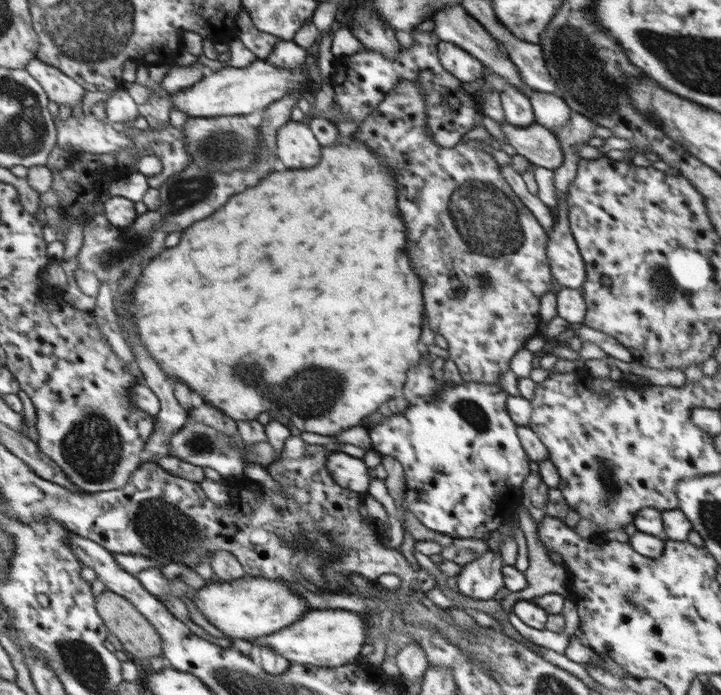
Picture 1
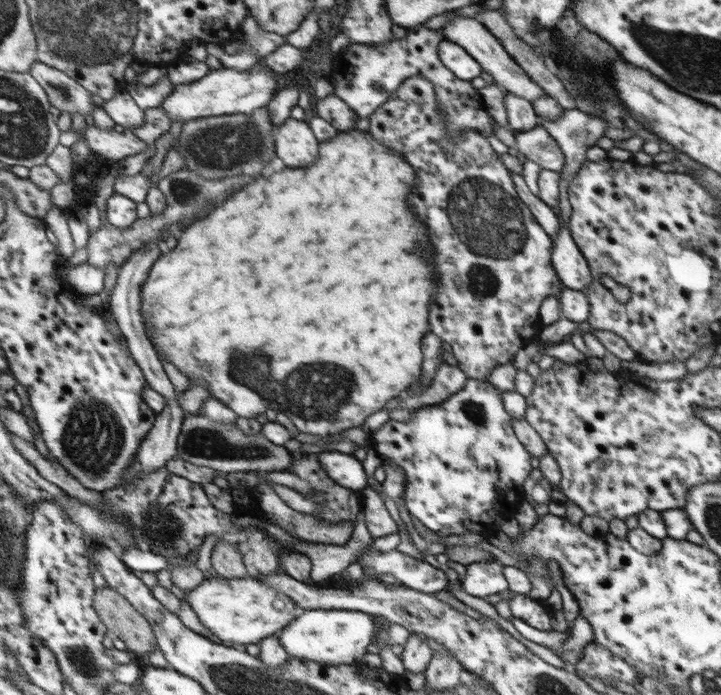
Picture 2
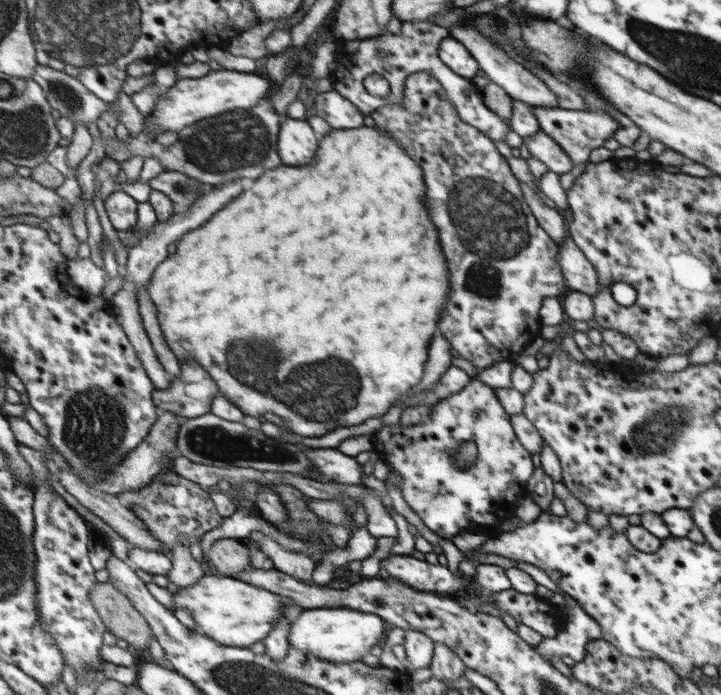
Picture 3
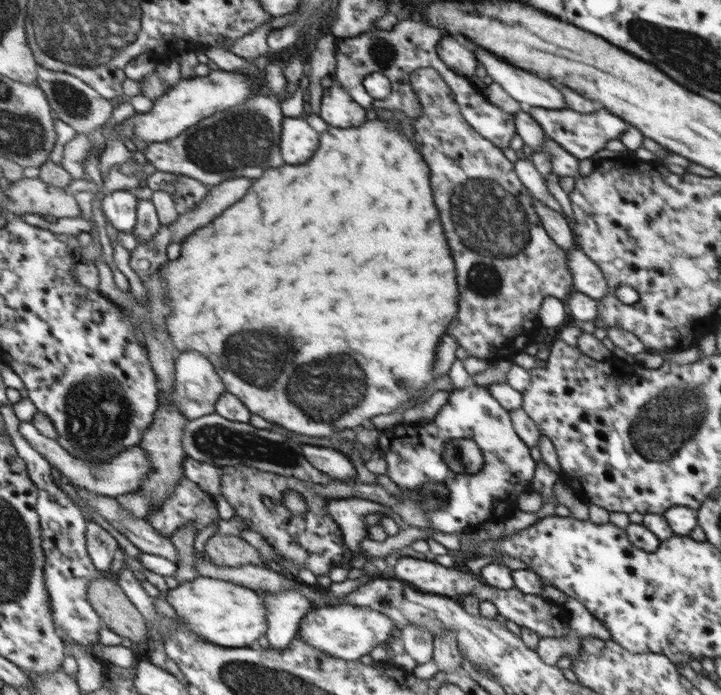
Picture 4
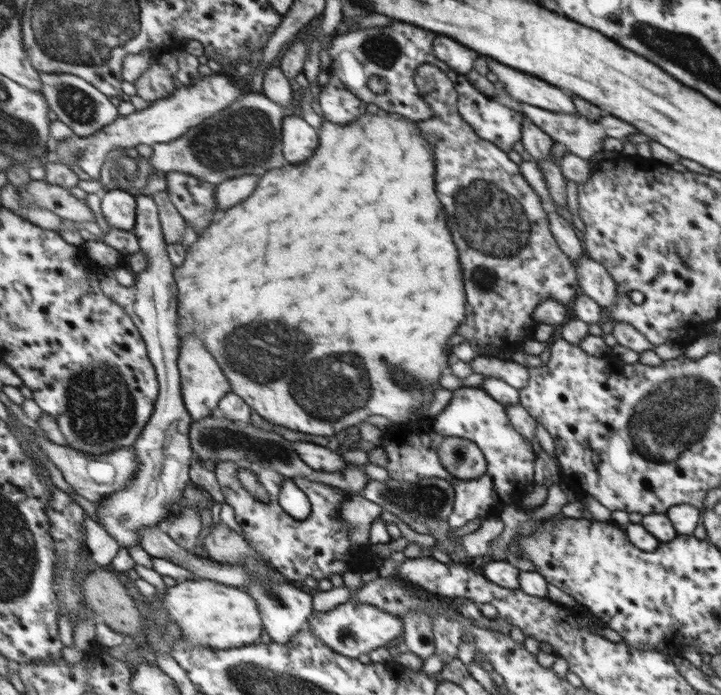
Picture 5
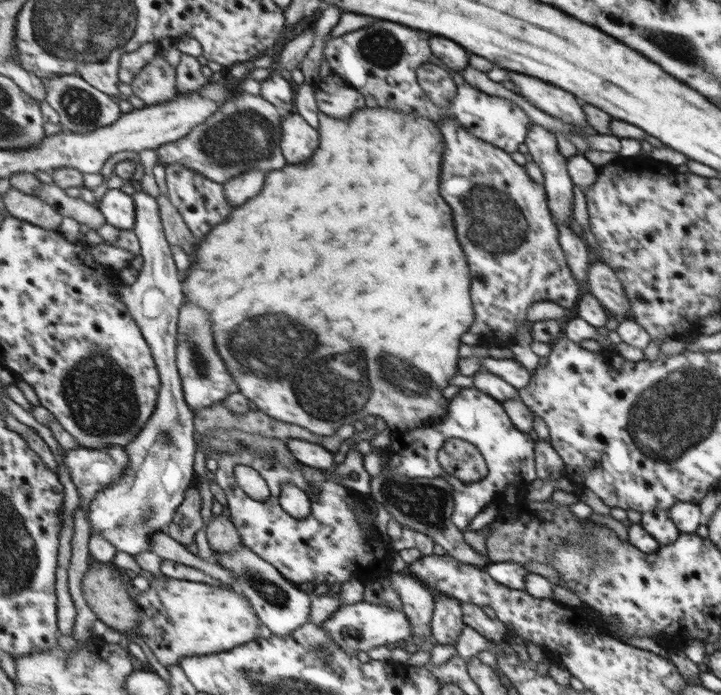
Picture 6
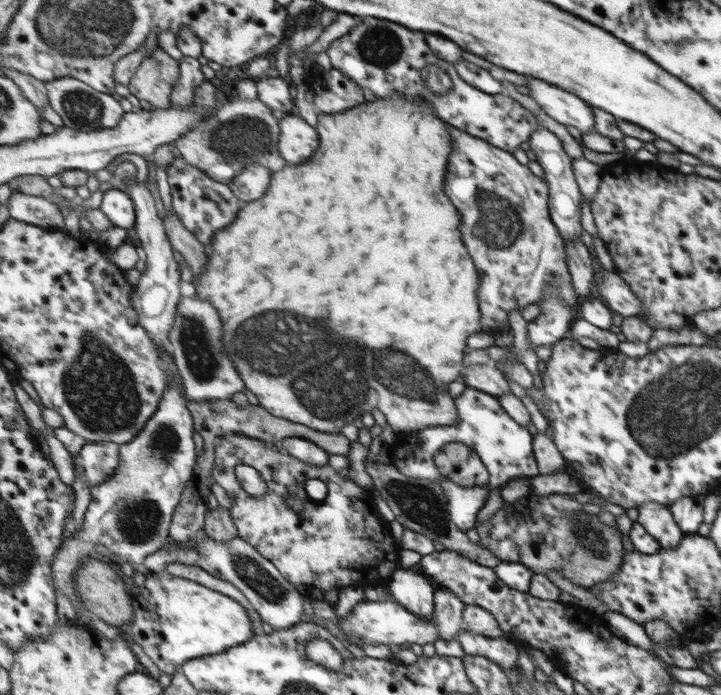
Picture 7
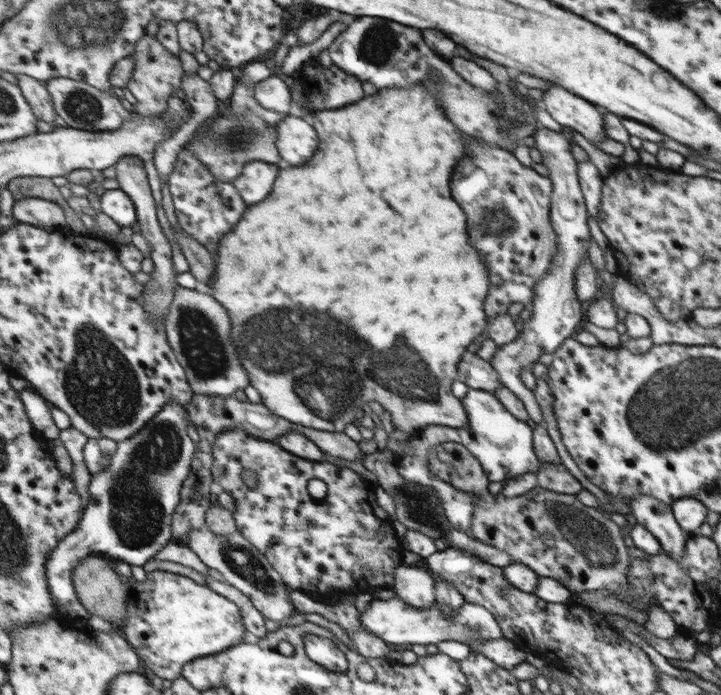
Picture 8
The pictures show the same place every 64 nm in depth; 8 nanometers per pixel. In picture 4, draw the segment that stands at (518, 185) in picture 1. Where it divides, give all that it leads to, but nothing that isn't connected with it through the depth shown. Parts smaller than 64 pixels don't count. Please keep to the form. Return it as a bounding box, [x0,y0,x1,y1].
[535,200,578,252]

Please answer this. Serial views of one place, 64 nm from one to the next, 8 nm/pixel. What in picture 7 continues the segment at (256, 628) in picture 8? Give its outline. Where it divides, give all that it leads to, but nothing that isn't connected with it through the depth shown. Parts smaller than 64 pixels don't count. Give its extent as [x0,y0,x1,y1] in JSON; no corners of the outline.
[167,562,263,626]

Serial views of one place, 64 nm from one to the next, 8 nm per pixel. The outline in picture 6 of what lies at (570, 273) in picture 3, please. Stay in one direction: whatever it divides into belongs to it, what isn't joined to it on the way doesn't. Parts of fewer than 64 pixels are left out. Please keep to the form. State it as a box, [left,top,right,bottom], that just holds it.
[583,261,631,319]

